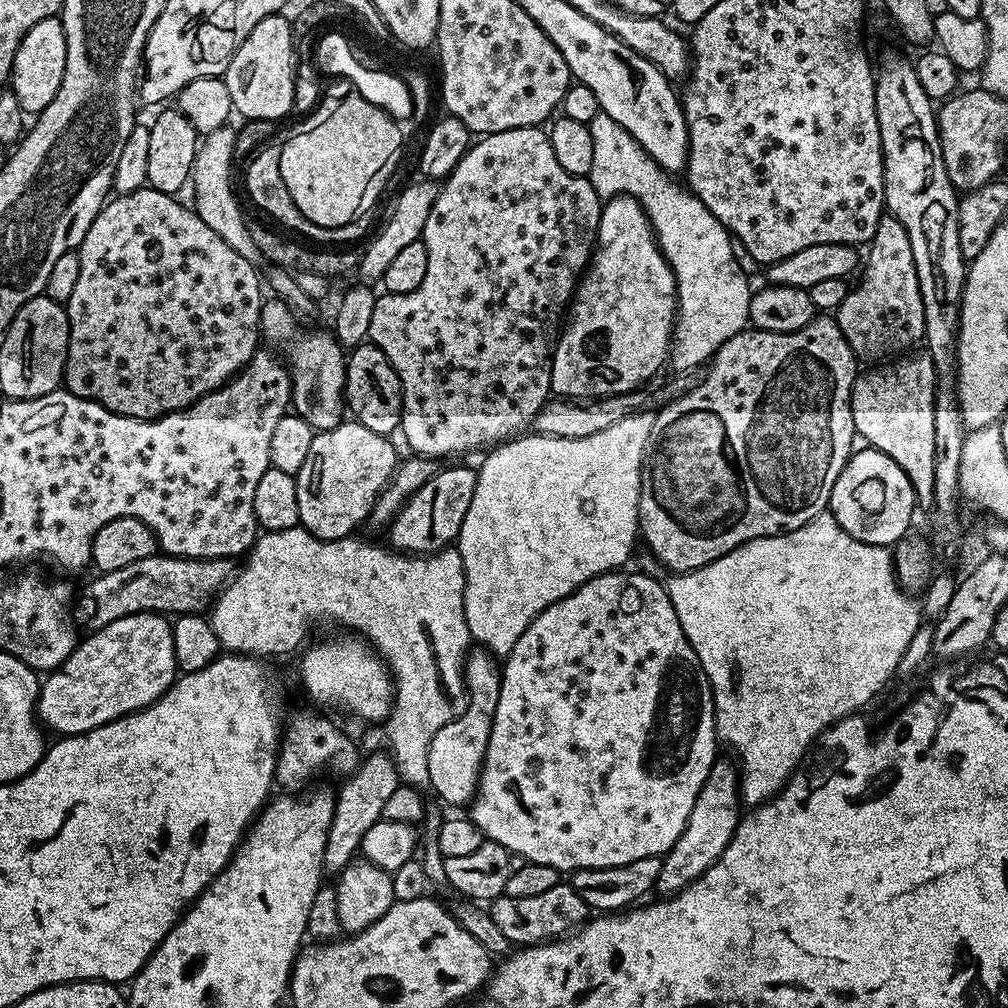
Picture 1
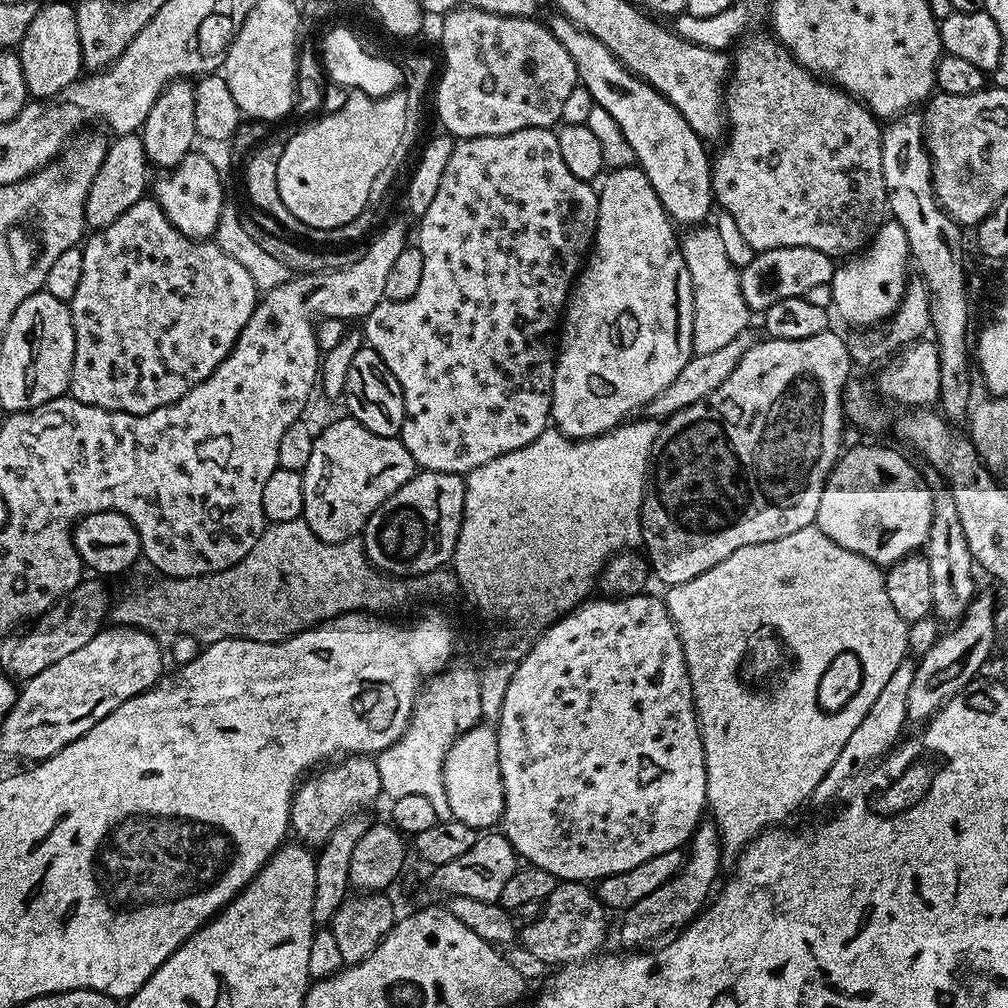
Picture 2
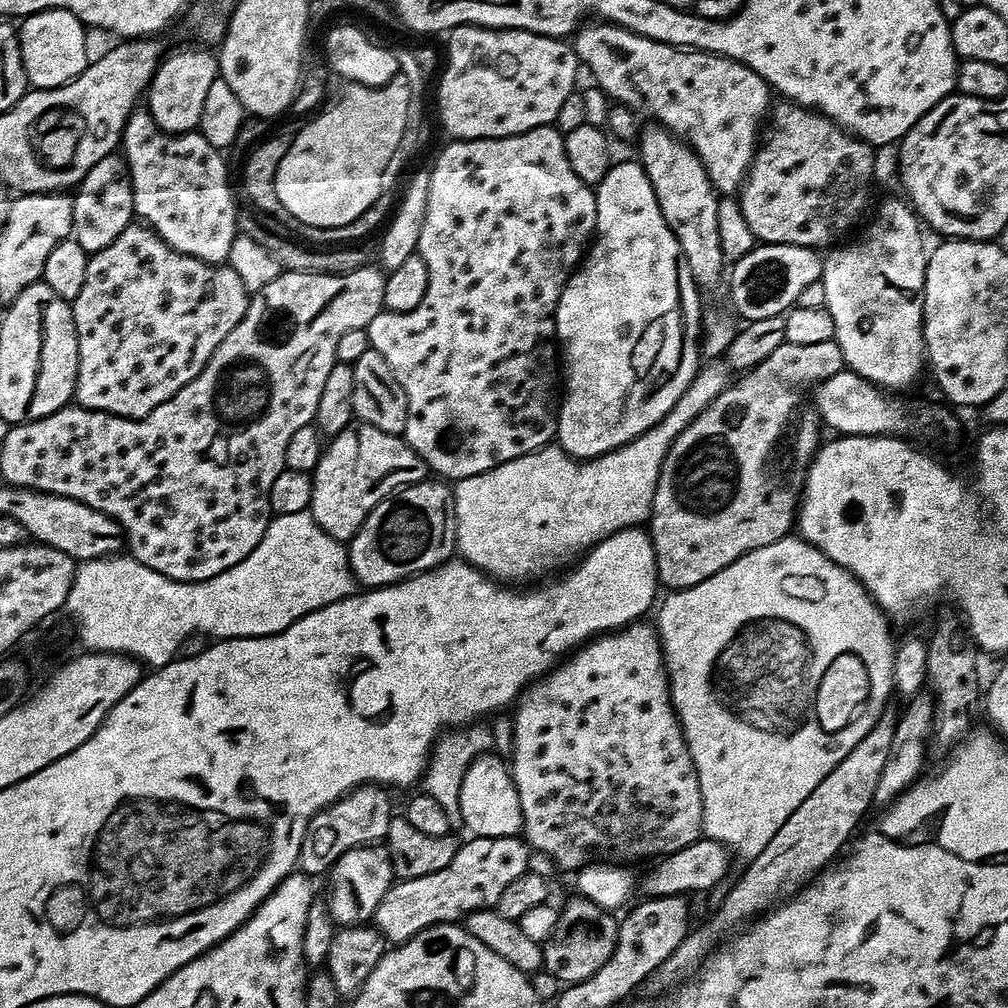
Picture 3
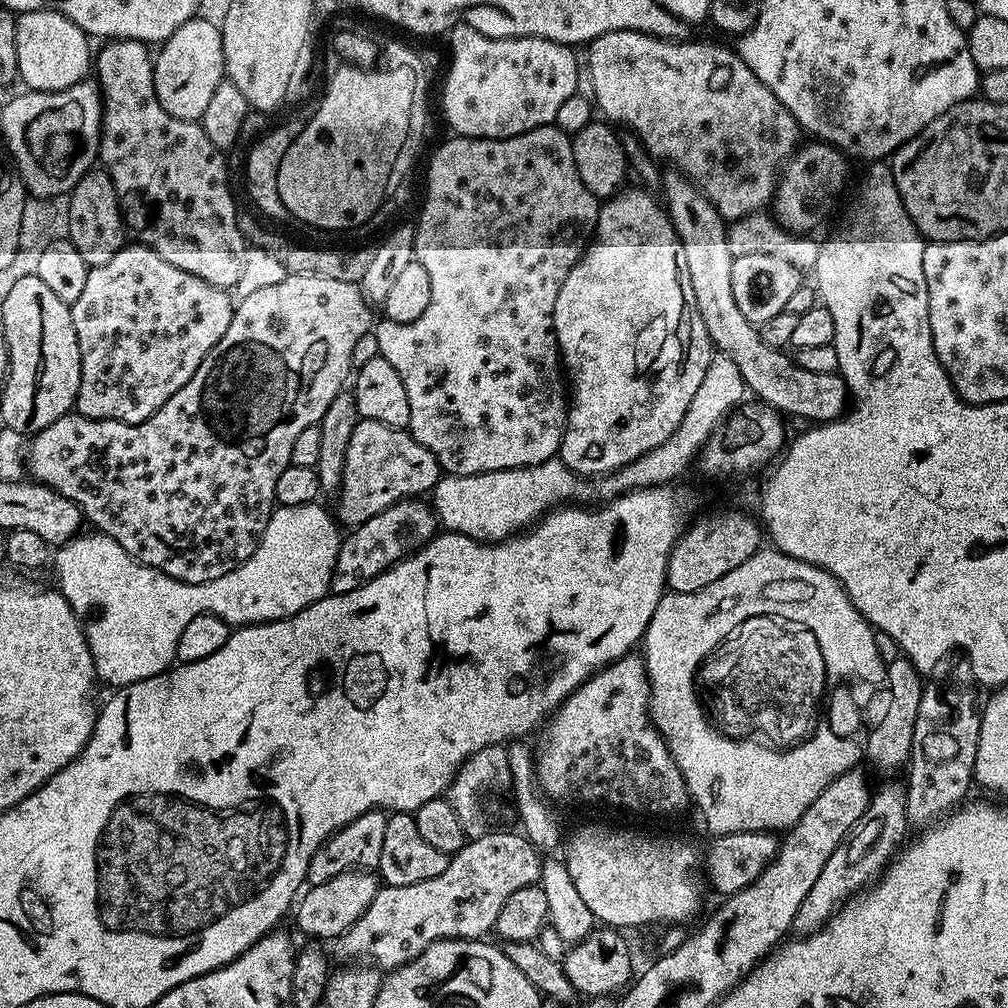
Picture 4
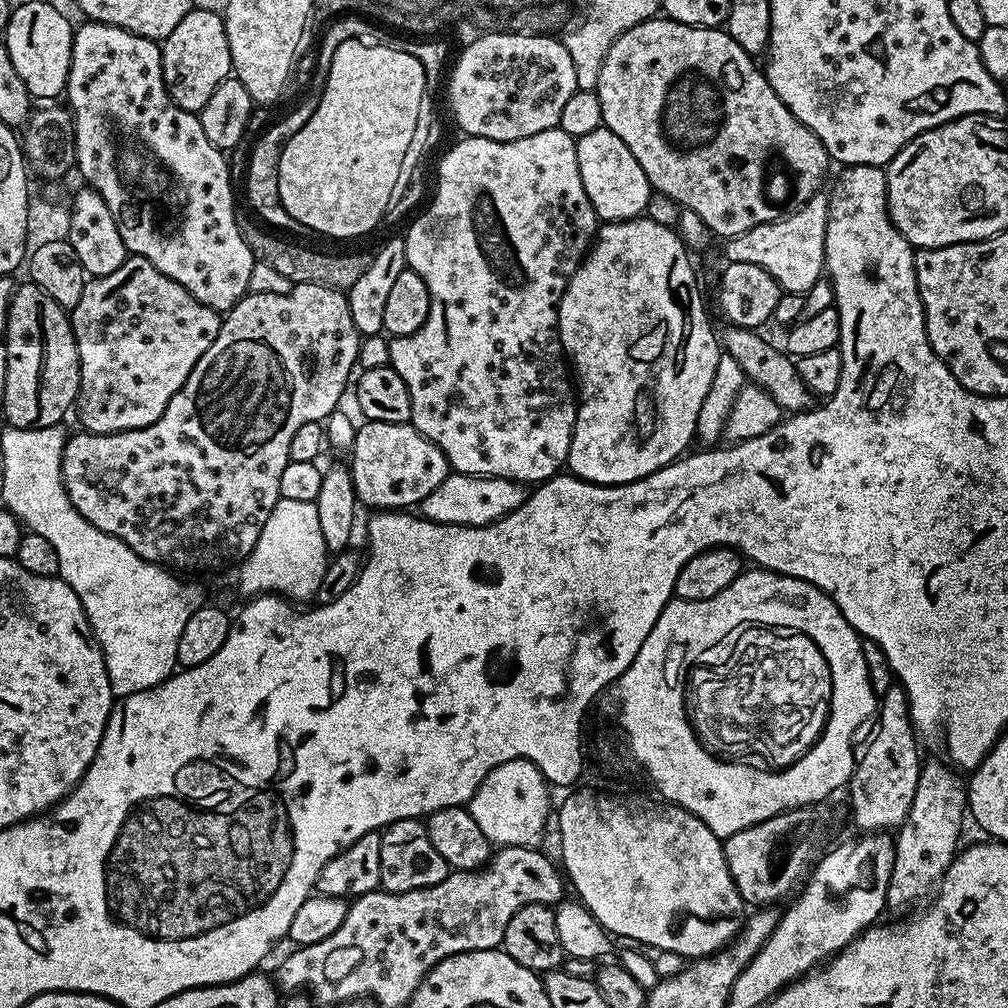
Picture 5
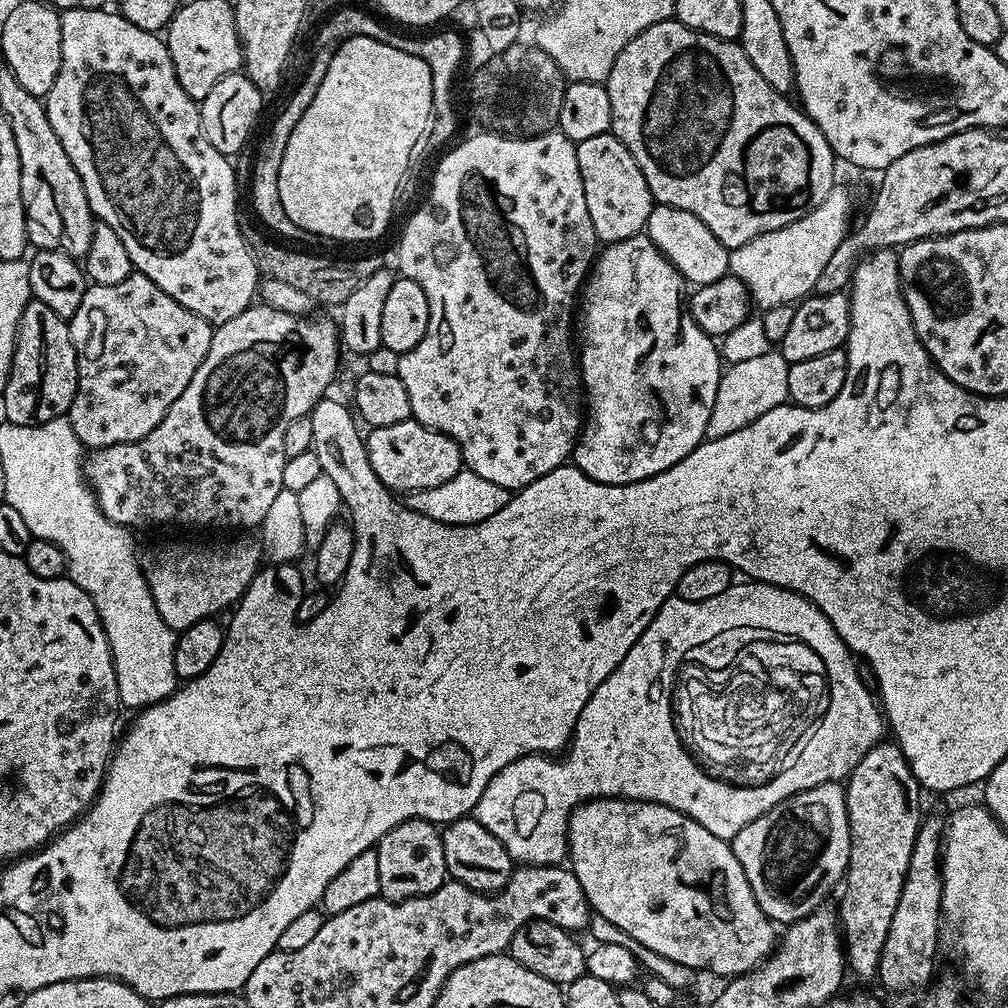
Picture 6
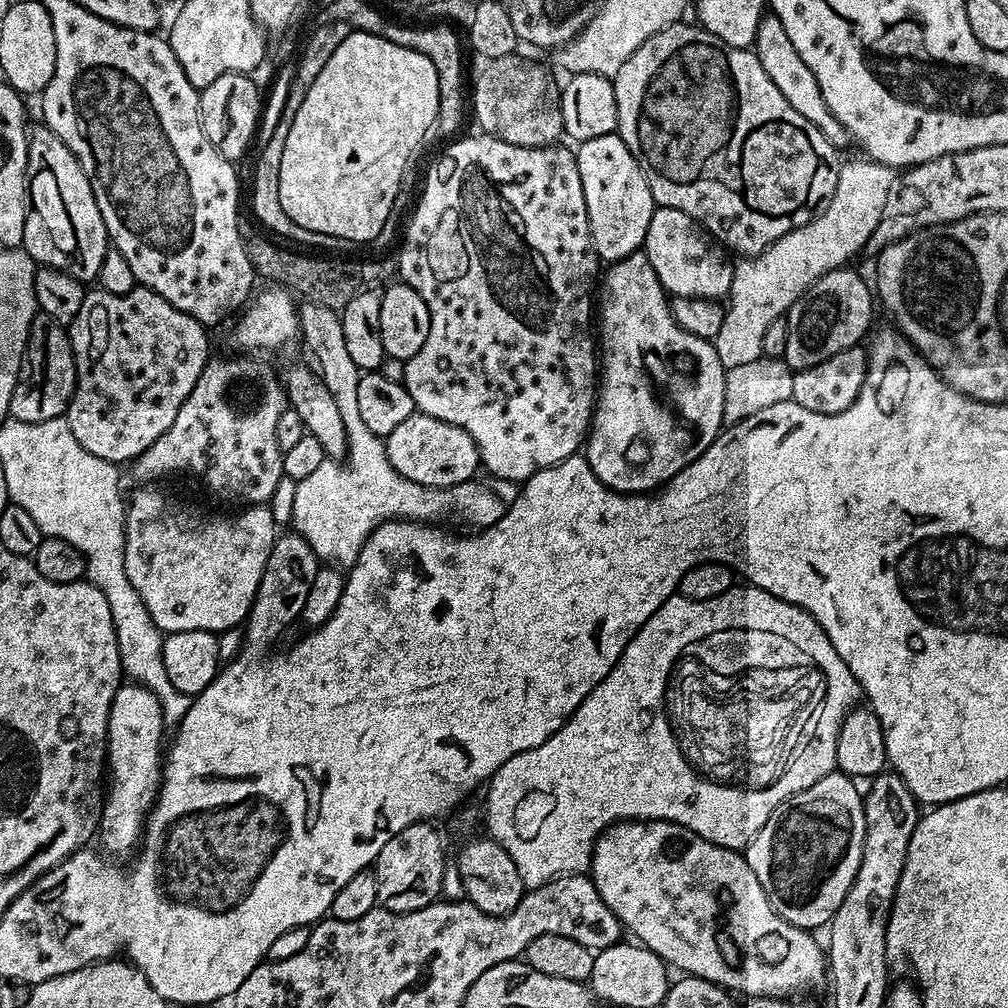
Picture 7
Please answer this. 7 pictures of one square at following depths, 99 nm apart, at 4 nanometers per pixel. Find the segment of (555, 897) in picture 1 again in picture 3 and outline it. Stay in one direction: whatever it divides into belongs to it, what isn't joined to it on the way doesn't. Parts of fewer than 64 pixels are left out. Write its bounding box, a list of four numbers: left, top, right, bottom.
[543,894,618,985]

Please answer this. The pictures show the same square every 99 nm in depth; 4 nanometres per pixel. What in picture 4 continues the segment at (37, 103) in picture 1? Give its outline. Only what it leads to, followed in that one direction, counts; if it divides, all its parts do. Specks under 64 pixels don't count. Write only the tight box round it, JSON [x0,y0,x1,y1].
[16,8,90,92]

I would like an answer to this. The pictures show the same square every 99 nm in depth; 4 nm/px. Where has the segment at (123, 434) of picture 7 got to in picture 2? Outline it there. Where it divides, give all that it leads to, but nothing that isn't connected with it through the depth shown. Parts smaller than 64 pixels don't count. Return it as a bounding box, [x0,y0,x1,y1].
[70,198,258,416]

